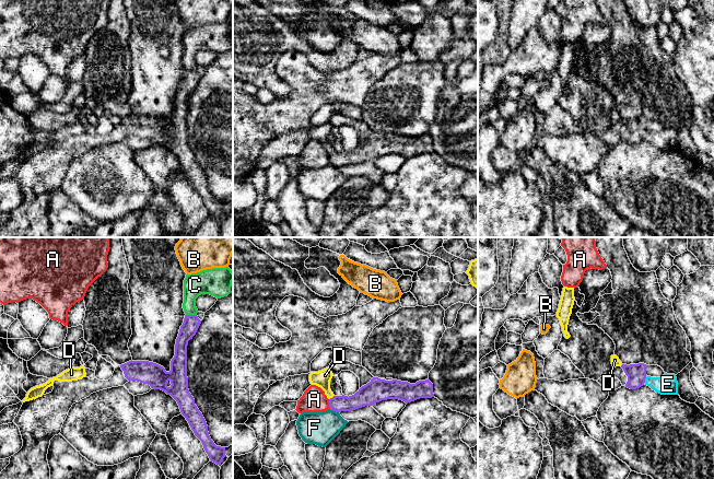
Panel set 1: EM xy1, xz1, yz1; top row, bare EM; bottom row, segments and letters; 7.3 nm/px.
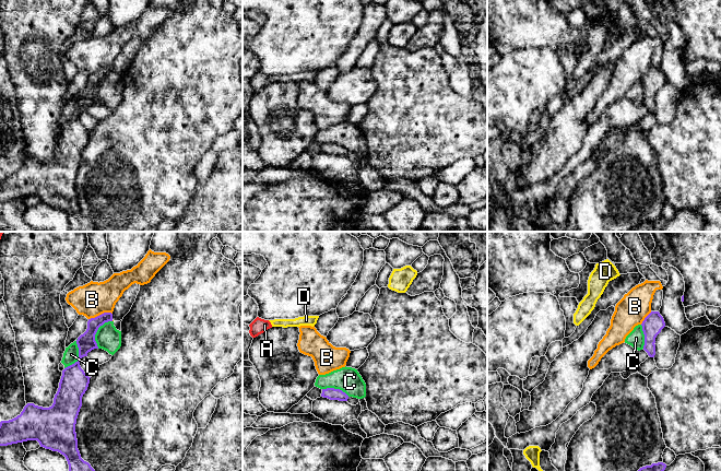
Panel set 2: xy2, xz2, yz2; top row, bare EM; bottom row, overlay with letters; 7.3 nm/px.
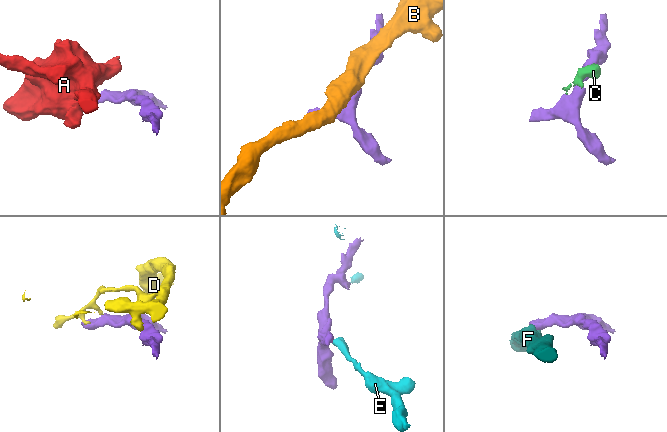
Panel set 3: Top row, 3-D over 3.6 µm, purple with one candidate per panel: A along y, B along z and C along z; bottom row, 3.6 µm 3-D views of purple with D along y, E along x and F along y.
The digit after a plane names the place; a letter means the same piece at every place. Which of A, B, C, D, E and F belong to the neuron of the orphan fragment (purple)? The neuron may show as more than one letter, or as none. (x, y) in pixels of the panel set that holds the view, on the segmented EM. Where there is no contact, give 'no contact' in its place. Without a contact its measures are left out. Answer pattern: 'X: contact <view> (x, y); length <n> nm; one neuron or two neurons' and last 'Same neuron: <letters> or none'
A: contact xz1 (329, 404); length 70 nm; two neurons
B: contact xy2 (99, 315); length 180 nm; two neurons
C: contact xy2 (79, 356); length 240 nm; two neurons
D: contact xz1 (332, 397); length 50 nm; two neurons
E: contact yz1 (644, 380); length 40 nm; two neurons
F: contact xz1 (334, 410); length 80 nm; two neurons
Same neuron: none

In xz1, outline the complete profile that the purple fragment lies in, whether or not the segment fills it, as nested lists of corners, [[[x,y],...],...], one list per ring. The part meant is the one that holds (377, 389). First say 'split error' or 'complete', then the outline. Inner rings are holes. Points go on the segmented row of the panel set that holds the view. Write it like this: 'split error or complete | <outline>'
split error | [[[333,359],[329,365],[333,376],[341,371],[351,371],[360,379],[360,389],[352,396],[333,396],[329,399],[329,408],[336,412],[351,411],[387,399],[399,399],[406,404],[420,398],[432,398],[433,384],[419,381],[415,384],[393,378],[374,377],[365,367],[355,365],[343,359]]]

